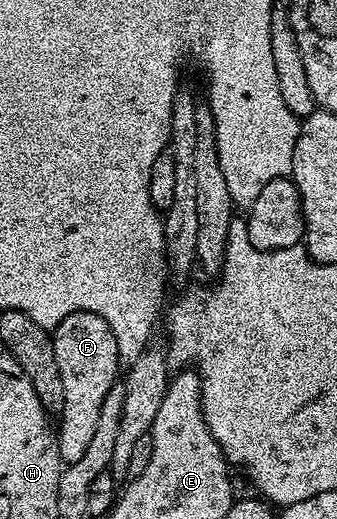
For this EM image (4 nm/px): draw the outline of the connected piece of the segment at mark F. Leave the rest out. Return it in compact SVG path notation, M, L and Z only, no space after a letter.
M77 312L64 317L51 332L55 364L63 385L63 408L57 416L57 447L64 465L75 463L87 452L98 426L99 412L110 388L116 385L121 367L118 341L101 316Z

